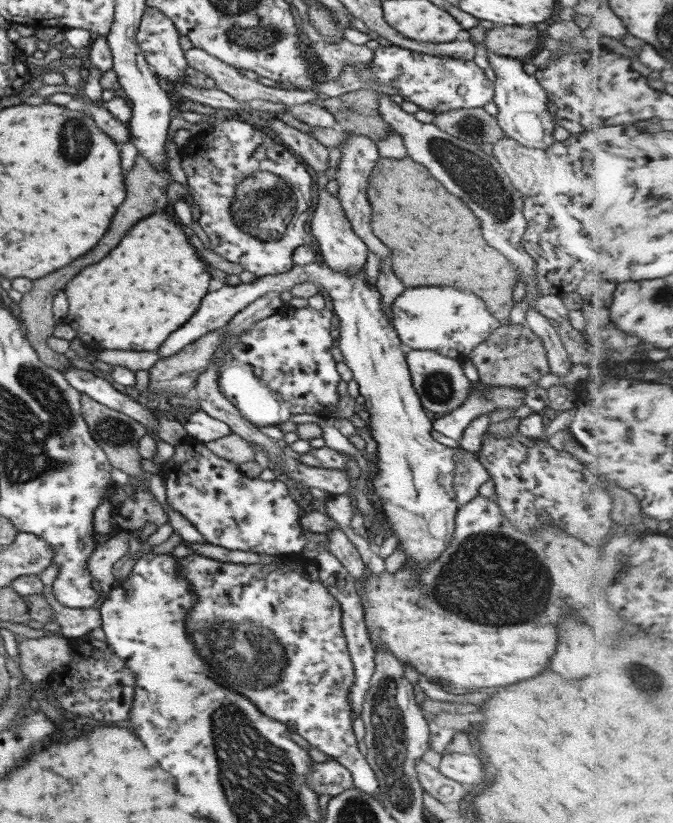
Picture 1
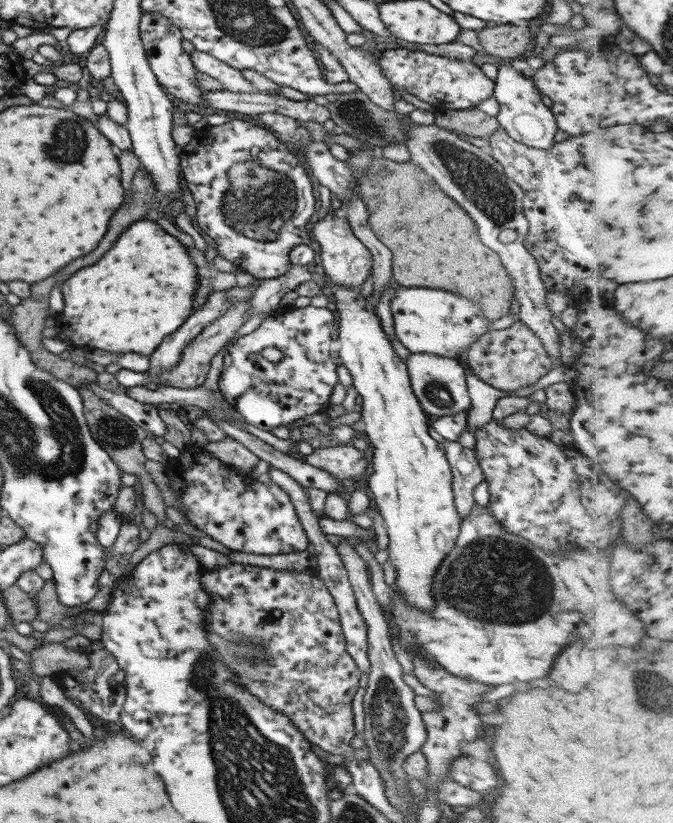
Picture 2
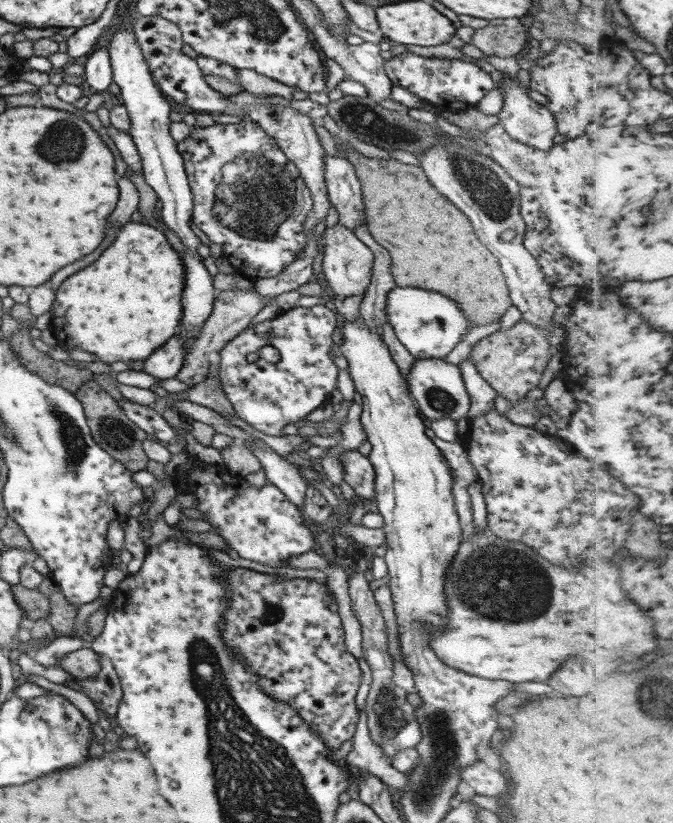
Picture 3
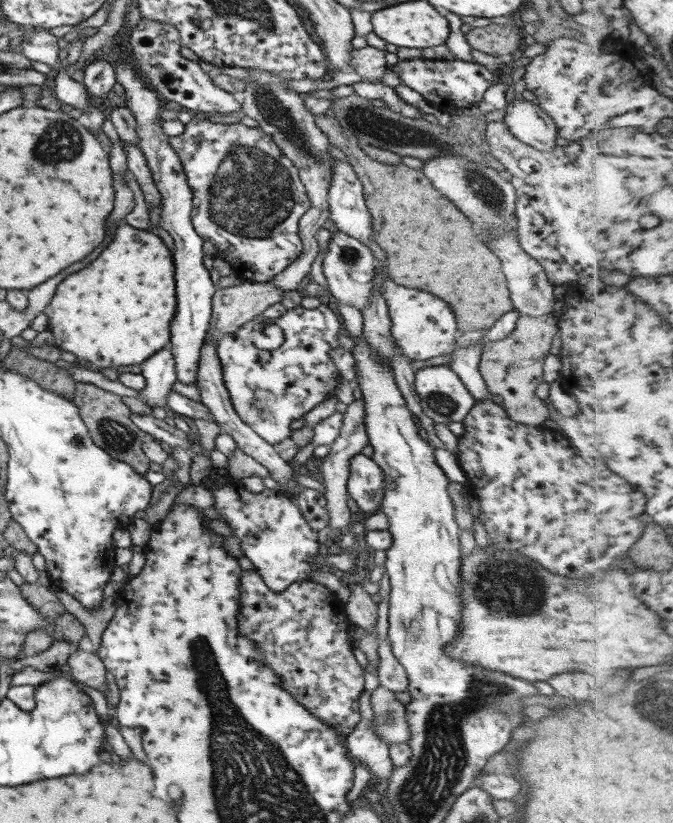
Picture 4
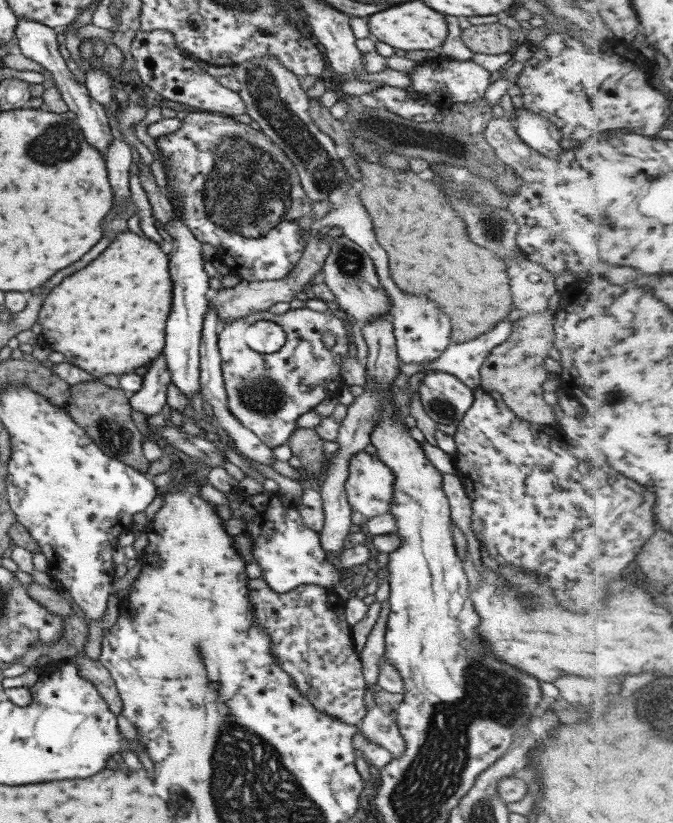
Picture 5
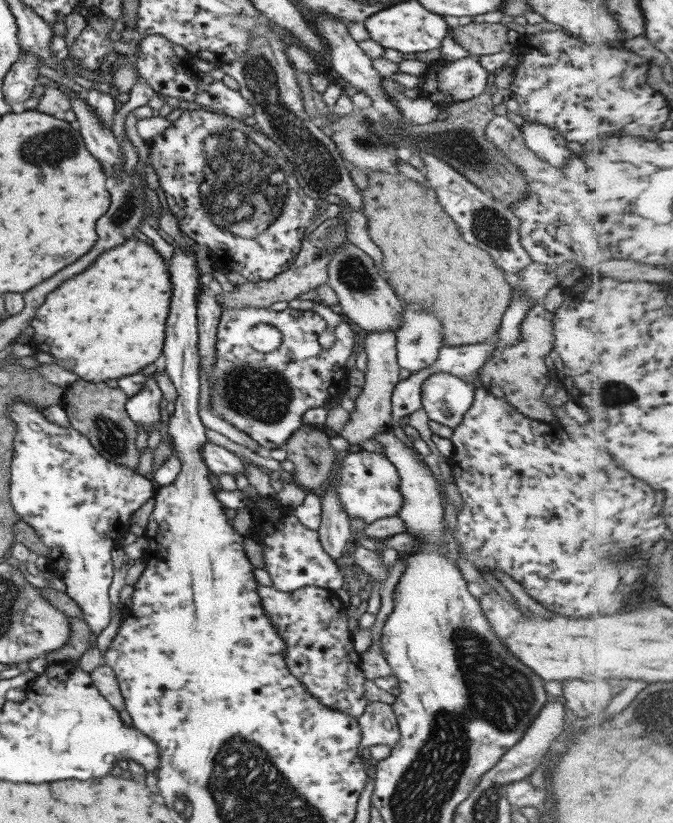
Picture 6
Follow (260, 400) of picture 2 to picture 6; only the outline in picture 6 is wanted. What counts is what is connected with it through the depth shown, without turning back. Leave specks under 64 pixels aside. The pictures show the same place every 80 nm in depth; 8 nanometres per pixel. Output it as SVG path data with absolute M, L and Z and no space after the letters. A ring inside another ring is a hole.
M221 306L221 314L218 320L218 325L216 326L216 341L215 341L215 363L213 363L212 374L210 374L210 379L214 382L214 386L211 386L210 393L210 409L213 414L218 416L219 418L225 420L236 428L237 430L244 432L251 438L251 440L255 440L257 442L261 451L268 452L271 448L280 448L283 447L283 444L290 437L292 432L295 432L299 427L302 426L300 421L301 415L305 412L305 410L309 410L309 408L319 408L319 406L323 406L327 403L330 403L332 400L336 400L339 398L346 387L348 386L346 379L346 368L345 362L347 358L352 354L353 351L353 332L349 329L348 321L341 321L339 324L334 326L334 336L335 341L331 347L327 348L327 350L323 350L320 345L317 343L317 336L326 328L326 322L319 316L315 314L315 312L310 310L295 310L283 309L283 311L272 311L267 308L253 308L252 306L248 306L247 308L229 308L228 306ZM263 323L274 326L281 333L281 344L275 348L275 350L267 353L261 353L253 350L248 345L248 341L246 340L246 335L248 332L248 328L251 328L254 324Z

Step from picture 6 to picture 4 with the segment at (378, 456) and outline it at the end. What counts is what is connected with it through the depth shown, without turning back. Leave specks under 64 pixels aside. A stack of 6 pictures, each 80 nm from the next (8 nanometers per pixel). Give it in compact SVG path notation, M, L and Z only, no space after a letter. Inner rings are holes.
M360 452L349 459L347 492L359 510L369 514L379 512L383 502L383 473Z

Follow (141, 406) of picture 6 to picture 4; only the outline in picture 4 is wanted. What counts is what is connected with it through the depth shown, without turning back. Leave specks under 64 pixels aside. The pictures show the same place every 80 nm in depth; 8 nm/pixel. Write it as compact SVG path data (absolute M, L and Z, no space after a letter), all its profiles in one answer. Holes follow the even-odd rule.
M163 348L149 356L140 365L140 373L145 378L145 388L140 390L139 399L151 409L153 406L165 408L166 397L171 392L173 382L177 381L175 362L171 350Z

